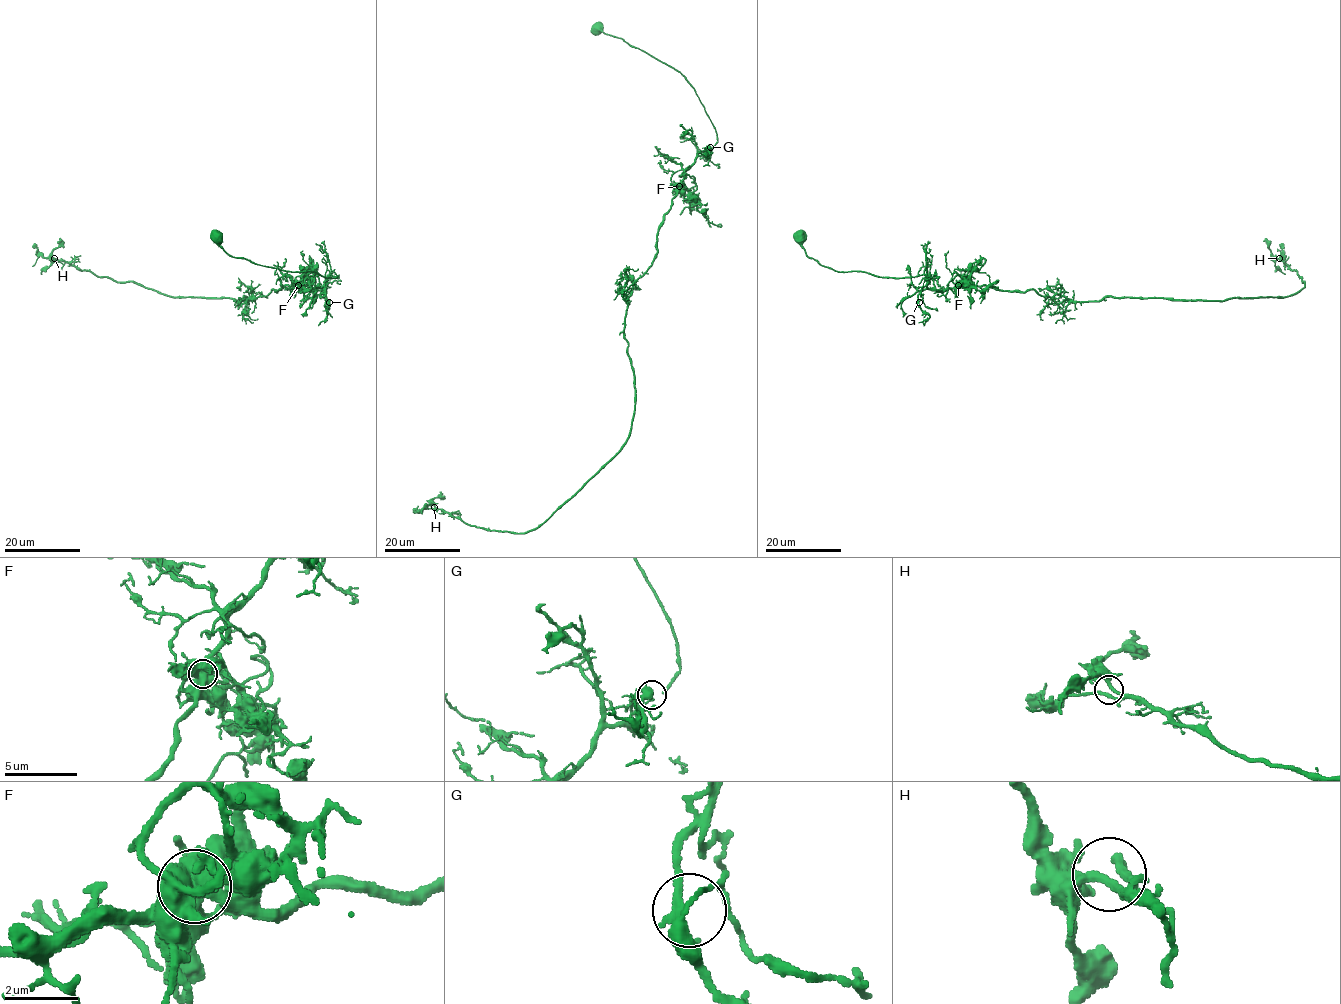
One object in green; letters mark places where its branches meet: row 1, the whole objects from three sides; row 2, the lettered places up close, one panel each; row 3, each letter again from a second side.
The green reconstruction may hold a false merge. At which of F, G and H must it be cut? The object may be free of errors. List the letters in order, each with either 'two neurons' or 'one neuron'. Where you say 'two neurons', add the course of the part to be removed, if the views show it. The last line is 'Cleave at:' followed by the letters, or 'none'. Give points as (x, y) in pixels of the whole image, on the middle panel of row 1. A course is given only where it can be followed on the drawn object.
F: two neurons; foreign part runs (679, 186), (683, 196), (695, 200), (690, 201), (689, 208)
G: one neuron
H: one neuron
Cleave at: F

